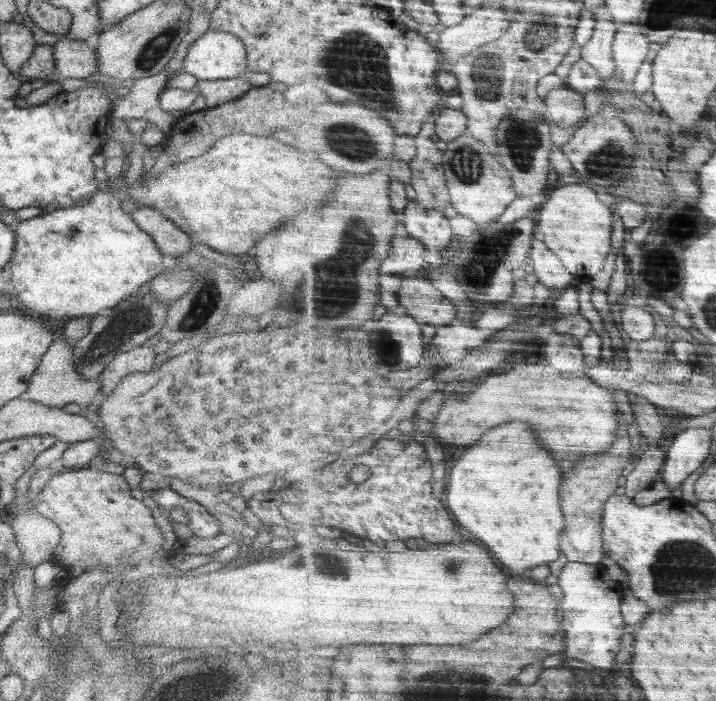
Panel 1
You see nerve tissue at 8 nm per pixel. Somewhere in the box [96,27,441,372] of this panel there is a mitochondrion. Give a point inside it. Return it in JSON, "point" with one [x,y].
{"point":[365,70]}

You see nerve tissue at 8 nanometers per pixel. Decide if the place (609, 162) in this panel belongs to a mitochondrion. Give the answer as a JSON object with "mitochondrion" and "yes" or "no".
{"mitochondrion":"yes"}

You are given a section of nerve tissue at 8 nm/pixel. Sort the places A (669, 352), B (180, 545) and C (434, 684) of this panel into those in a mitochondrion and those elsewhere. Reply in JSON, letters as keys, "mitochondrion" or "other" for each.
{"A":"other","B":"other","C":"mitochondrion"}

